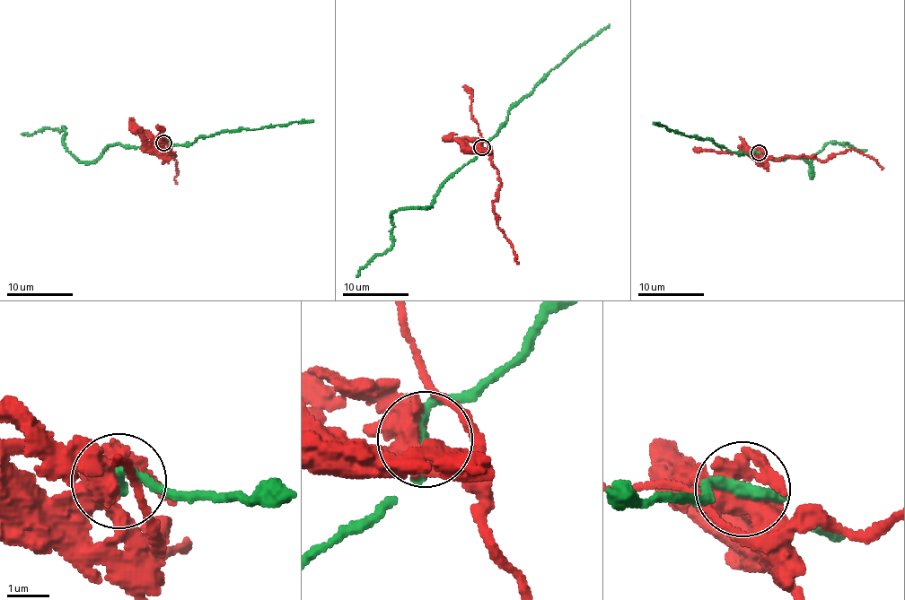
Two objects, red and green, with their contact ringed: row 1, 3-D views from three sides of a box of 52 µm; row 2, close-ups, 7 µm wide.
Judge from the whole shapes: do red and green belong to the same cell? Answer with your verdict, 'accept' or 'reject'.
reject

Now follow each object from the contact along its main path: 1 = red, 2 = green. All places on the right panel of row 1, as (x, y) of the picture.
1: (758, 154), (770, 160), (813, 156), (818, 160), (826, 160), (853, 149), (872, 156), (882, 169)
2: (759, 152), (774, 160), (806, 159), (812, 172), (810, 177), (812, 159), (829, 143), (866, 150)

